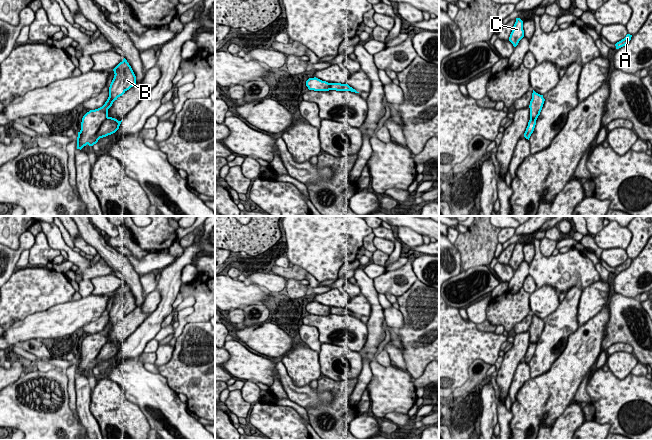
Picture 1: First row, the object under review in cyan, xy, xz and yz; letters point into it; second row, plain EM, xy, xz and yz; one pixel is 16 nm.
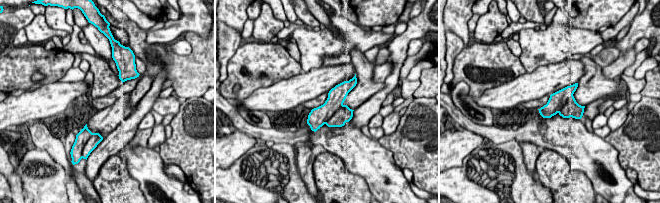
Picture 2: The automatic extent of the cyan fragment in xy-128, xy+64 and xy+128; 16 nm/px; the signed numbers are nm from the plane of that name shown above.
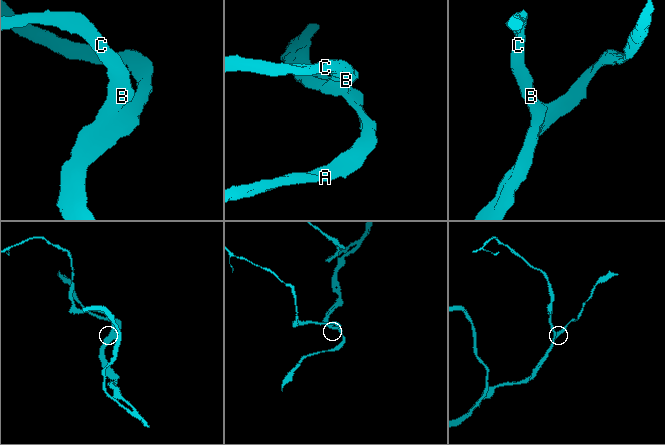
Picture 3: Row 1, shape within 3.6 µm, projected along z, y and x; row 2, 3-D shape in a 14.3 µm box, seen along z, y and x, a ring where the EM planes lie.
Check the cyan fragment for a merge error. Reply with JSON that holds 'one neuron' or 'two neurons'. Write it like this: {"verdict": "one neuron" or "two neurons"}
{"verdict": "one neuron"}

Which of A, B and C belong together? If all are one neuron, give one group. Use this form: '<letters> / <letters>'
A B C

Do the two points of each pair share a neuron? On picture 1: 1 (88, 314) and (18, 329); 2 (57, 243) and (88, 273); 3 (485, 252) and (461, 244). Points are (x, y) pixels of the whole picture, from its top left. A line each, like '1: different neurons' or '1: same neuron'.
1: same neuron
2: same neuron
3: same neuron

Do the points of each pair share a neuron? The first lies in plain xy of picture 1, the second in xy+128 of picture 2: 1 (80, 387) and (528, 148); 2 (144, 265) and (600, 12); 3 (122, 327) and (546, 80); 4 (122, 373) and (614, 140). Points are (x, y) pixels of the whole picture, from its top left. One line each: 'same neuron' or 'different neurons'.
1: same neuron
2: different neurons
3: different neurons
4: different neurons

